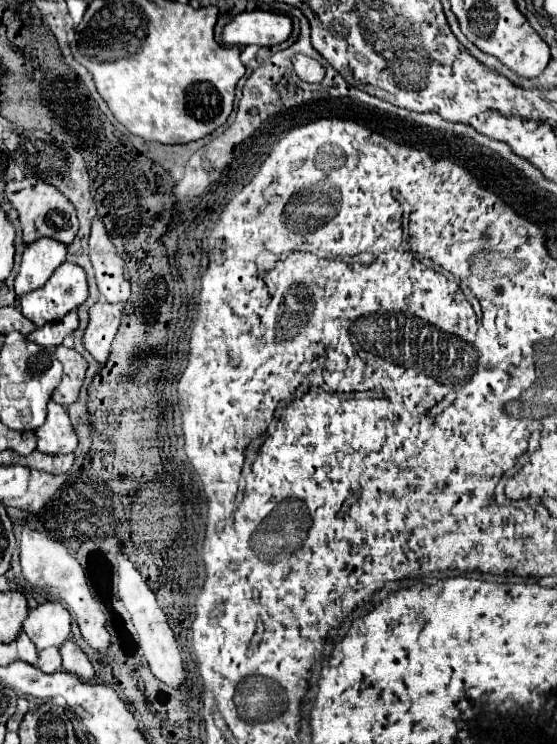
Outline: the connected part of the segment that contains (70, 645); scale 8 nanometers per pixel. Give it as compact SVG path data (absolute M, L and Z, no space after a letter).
M68 639L60 647L60 653L62 653L62 661L64 661L64 669L66 671L74 673L82 681L90 681L94 677L94 667L92 667L90 659L86 657L86 653L74 641Z

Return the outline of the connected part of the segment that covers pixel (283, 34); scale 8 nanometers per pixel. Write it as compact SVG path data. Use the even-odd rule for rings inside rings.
M262 9L244 11L236 15L226 27L222 41L226 45L278 45L292 33L292 19L282 13L270 13Z

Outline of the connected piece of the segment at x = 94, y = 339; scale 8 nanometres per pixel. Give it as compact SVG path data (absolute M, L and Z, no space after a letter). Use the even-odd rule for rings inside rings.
M96 303L90 309L90 323L82 341L84 347L100 365L108 361L112 339L116 337L116 331L122 321L122 311L124 311L124 303L116 303L116 305Z

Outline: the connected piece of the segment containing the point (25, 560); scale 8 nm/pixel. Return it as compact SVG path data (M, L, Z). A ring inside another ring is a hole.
M26 529L20 537L20 563L22 563L24 577L36 589L58 597L66 605L66 609L76 617L80 633L90 643L92 649L102 653L110 647L110 633L106 629L106 615L98 607L98 601L96 601L96 597L92 595L92 591L88 587L84 569L80 567L76 557L62 543L50 539L46 533Z

